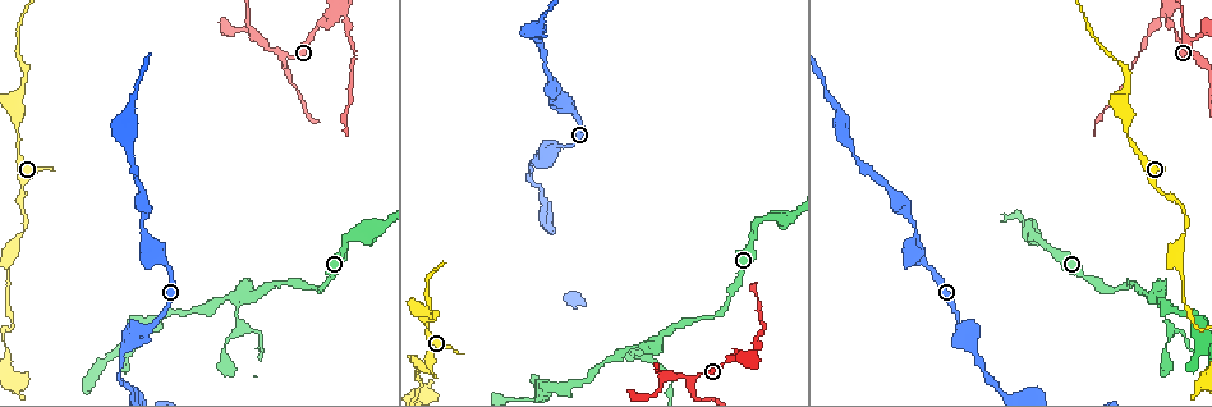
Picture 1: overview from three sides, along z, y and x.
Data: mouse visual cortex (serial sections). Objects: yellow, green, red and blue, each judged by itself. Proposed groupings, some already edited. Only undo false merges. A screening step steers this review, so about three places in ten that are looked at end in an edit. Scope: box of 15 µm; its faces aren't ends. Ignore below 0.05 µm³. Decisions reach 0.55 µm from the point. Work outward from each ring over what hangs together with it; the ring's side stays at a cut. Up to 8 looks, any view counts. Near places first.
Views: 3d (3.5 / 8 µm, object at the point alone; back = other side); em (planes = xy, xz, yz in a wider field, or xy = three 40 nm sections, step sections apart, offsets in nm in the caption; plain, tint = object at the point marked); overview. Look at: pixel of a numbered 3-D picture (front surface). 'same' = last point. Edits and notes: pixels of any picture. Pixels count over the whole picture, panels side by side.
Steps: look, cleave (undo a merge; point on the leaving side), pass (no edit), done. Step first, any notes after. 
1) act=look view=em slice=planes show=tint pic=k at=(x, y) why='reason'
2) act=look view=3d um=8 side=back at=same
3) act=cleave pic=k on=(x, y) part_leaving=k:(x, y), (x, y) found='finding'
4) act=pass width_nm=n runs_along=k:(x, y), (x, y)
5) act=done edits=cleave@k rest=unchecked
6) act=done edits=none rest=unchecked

act=look view=3d um=3.5 pic=1 at=(1200, 59) why='three-way junction'

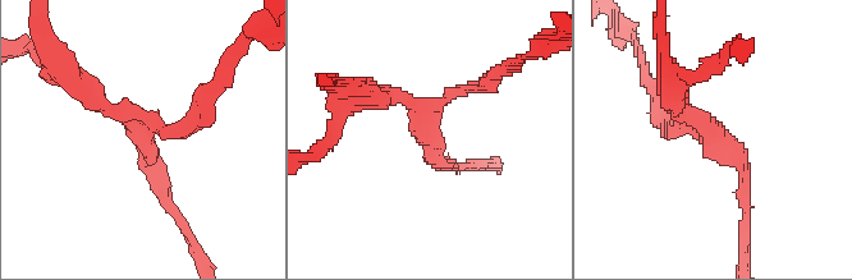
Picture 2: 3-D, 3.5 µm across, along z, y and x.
act=look view=em slice=xy step=3 show=tint pic=2 at=(420, 128)

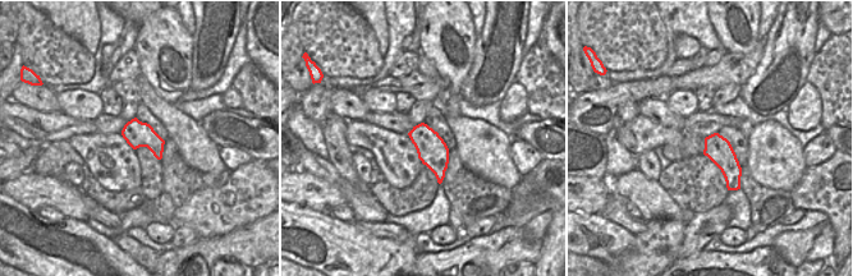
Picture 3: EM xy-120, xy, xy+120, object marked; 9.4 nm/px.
act=look view=em slice=planes show=tint at=same why='cut it another way'

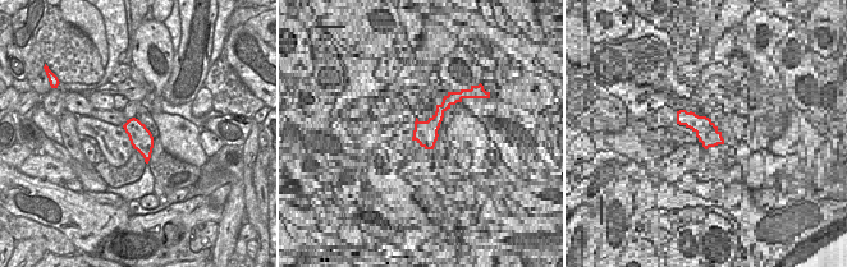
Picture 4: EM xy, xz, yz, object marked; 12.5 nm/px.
act=pass width_nm=280 runs_along=2:(664, 122), (720, 137), (743, 192) found='continuous, no second cell'

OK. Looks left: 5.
act=look view=3d um=3.5 pic=1 at=(338, 12) why='a fork'

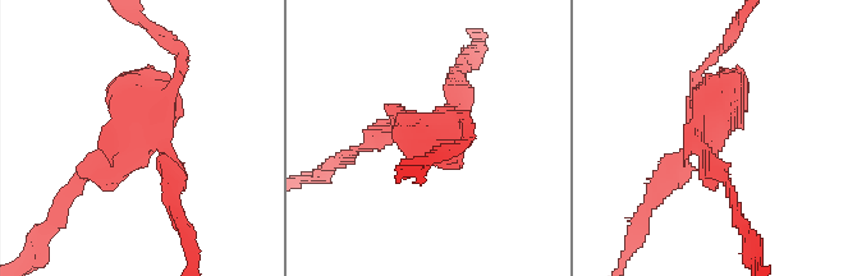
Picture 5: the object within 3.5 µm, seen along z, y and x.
act=look view=em slice=planes show=tint pic=5 at=(145, 140) why='need the tissue'

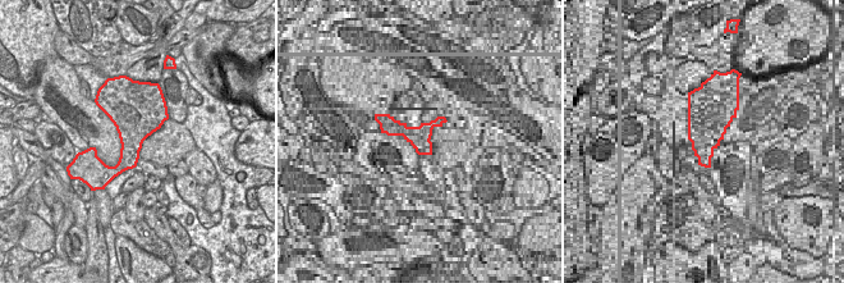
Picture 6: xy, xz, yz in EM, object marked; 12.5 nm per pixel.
act=cleave pic=5 on=(177, 171) width_nm=500 part_leaving=5:(155, 139), (189, 242) found='two cells meet here'

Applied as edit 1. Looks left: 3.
act=look view=overview

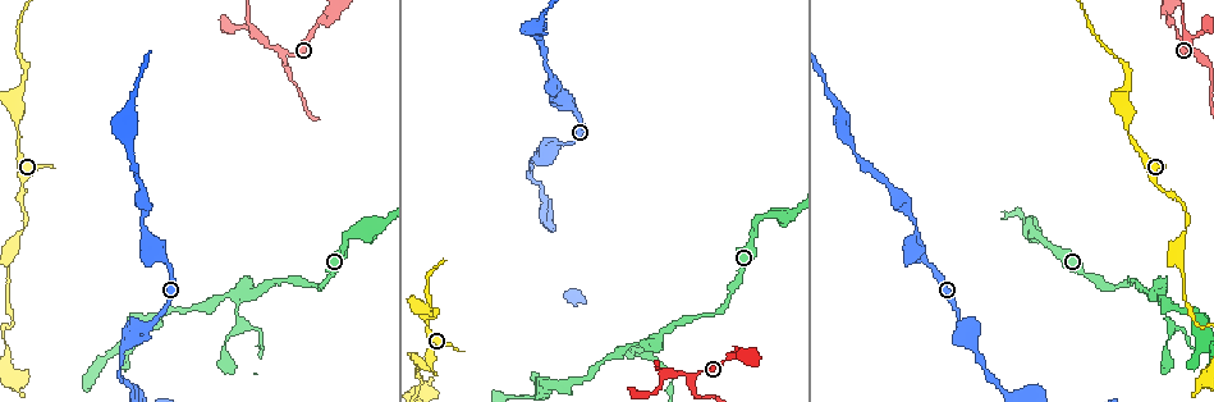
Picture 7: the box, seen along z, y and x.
act=look view=3d um=3.5 pic=7 at=(132, 328) why='abrupt turn'

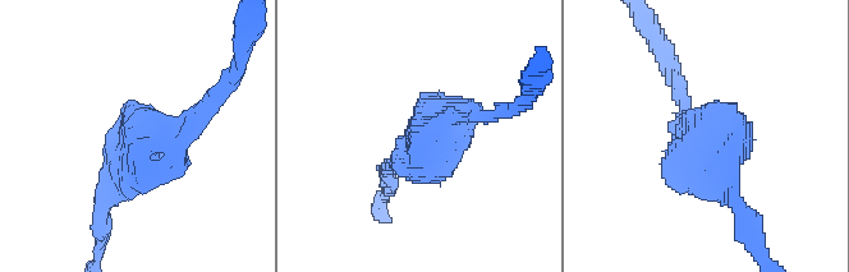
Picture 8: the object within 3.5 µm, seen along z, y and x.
act=look view=em slice=xy step=2 show=tint pic=8 at=(425, 137)

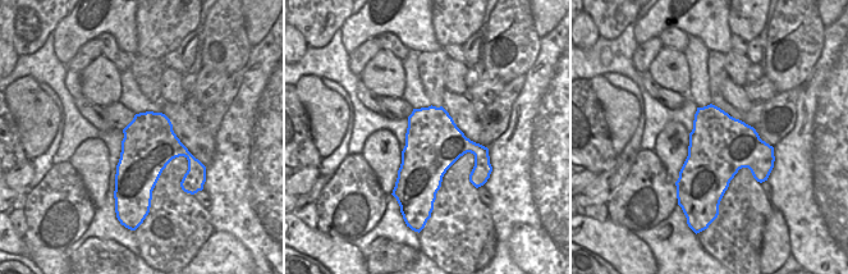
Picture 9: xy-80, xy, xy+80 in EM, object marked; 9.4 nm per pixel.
act=pass runs_along=8:(206, 109), (142, 141), (100, 211) found='one cell here'

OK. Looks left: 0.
act=done edits=cleave@5 rest=unchecked

